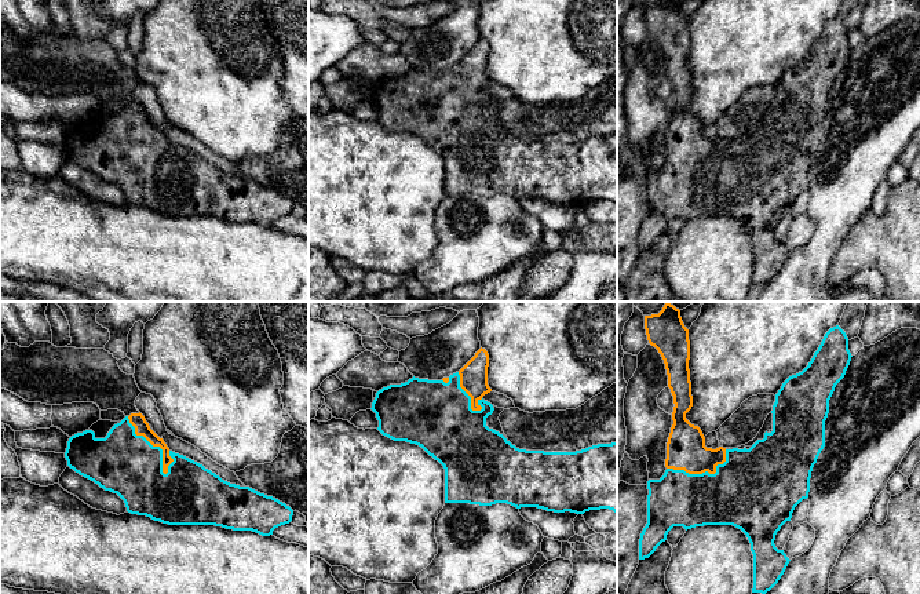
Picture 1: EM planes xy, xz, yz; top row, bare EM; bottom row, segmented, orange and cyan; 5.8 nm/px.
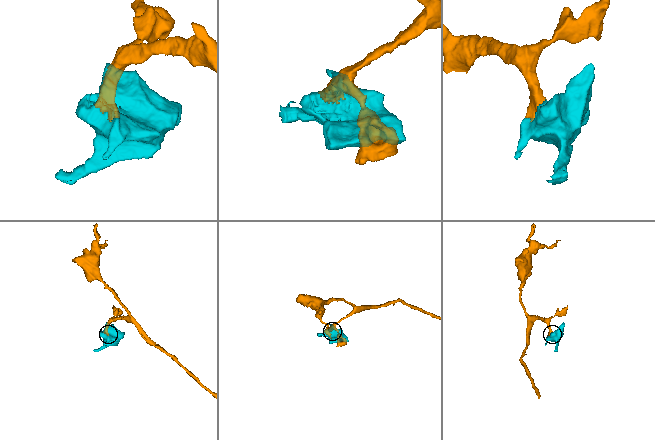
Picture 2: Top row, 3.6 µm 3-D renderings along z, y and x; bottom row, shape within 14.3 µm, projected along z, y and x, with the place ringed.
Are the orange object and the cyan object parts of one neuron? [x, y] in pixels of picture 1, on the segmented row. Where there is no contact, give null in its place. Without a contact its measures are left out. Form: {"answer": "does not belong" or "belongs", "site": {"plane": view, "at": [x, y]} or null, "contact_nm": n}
{"answer": "belongs", "site": {"plane": "xy", "at": [153, 445]}, "contact_nm": 420}

